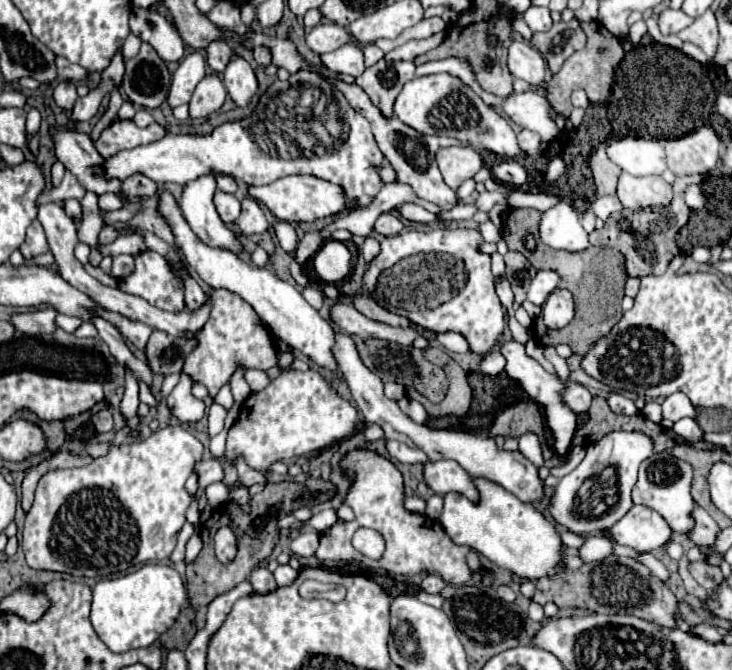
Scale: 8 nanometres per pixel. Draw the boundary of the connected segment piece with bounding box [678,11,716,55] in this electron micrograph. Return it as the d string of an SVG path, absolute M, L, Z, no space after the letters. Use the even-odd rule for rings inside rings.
M706 11L690 27L682 29L678 33L678 37L682 41L690 41L690 43L698 45L708 55L714 55L714 51L716 51L716 17L714 17L714 13Z

